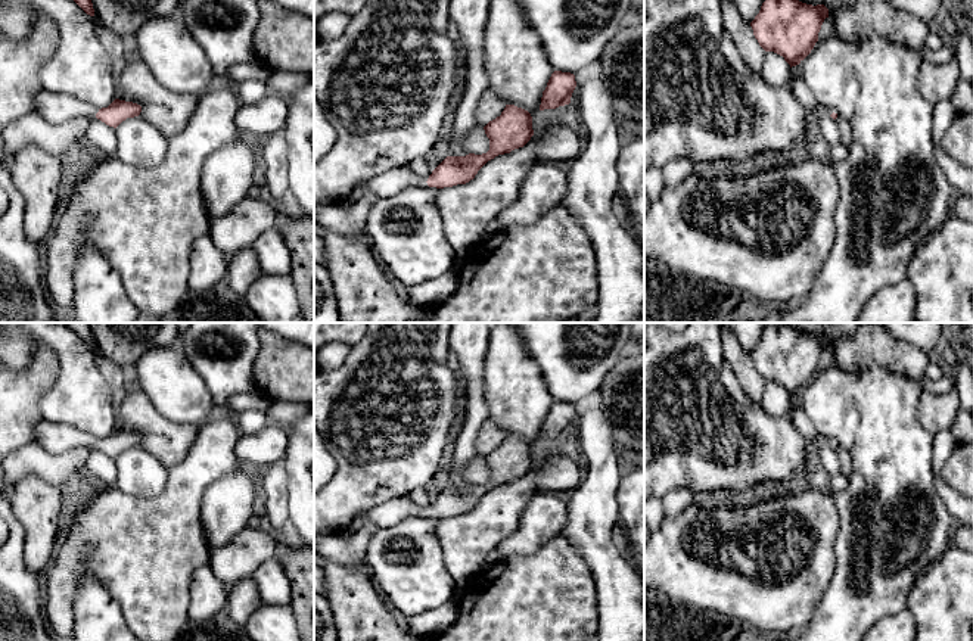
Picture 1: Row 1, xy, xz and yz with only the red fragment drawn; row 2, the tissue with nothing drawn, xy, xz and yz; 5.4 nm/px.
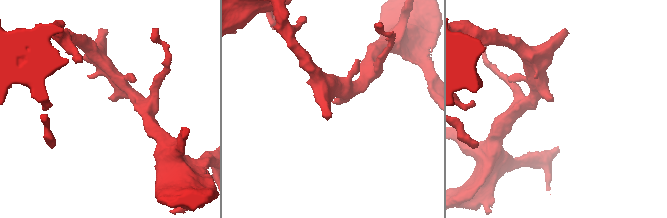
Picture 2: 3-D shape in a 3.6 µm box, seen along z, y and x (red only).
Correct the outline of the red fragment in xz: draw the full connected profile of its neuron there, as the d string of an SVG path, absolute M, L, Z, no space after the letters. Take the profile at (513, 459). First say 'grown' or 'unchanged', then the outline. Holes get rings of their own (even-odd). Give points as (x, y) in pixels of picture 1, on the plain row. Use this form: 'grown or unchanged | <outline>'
grown | M506 435L501 445L489 451L484 460L489 469L486 483L447 486L429 507L416 505L408 495L389 500L363 516L357 516L349 525L351 530L357 532L369 523L377 528L391 528L413 516L444 519L466 514L488 491L523 477L534 466L531 444L515 435Z

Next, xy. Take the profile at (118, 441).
grown | M40 421L35 427L38 444L49 454L62 454L69 448L97 448L109 457L116 458L127 448L139 446L142 436L133 432L115 429L108 438L94 438L87 432L68 424Z

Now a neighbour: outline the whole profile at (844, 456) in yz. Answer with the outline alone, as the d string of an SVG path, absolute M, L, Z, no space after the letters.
M837 446L834 451L839 458L842 473L849 476L852 473L852 457L851 457L849 451L842 446Z

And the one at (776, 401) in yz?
M765 382L761 405L768 416L781 417L790 413L792 398L783 386Z

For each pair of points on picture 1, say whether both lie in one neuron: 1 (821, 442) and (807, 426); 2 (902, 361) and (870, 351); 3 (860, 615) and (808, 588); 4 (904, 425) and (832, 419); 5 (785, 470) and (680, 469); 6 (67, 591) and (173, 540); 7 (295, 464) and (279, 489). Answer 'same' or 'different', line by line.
1: same
2: same
3: different
4: same
5: same
6: same
7: different

